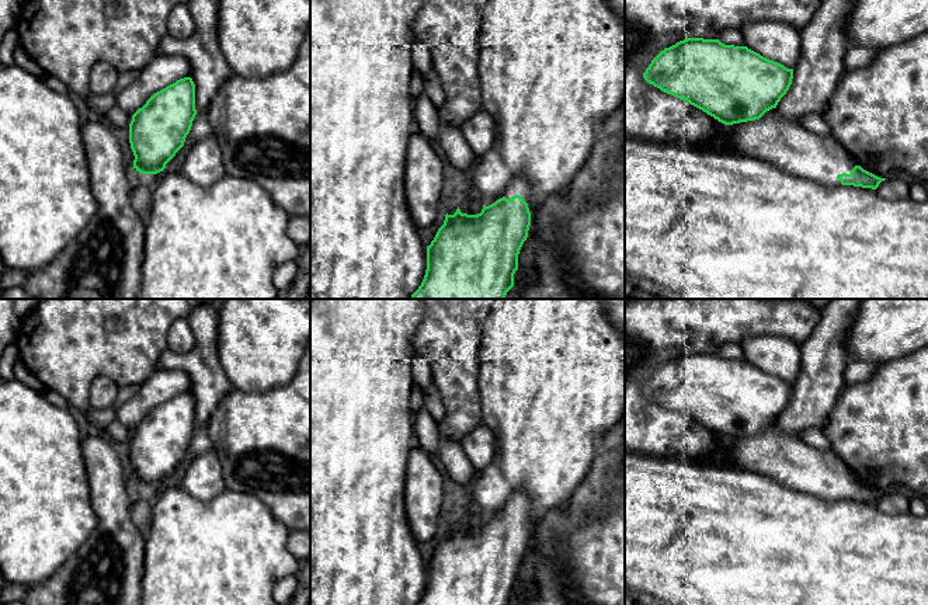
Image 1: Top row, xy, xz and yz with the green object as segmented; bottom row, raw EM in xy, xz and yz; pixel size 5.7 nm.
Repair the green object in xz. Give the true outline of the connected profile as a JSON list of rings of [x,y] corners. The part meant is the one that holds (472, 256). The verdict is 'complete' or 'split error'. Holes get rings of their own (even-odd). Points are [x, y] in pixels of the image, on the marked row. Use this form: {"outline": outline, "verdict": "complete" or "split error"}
{"outline": [[[515,175],[504,197],[486,206],[477,215],[462,213],[459,206],[453,215],[445,215],[444,225],[427,246],[427,270],[418,289],[411,299],[504,299],[514,286],[518,270],[518,254],[528,237],[531,226],[531,185],[524,175]]], "verdict": "split error"}

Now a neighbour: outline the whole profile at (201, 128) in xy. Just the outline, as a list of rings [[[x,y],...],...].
[[[197,114],[190,133],[185,138],[184,147],[190,149],[194,143],[201,139],[212,136],[212,128],[205,114]]]

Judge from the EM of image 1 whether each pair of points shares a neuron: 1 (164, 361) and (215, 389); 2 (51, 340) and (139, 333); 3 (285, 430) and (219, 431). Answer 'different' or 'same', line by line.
1: same
2: same
3: same

